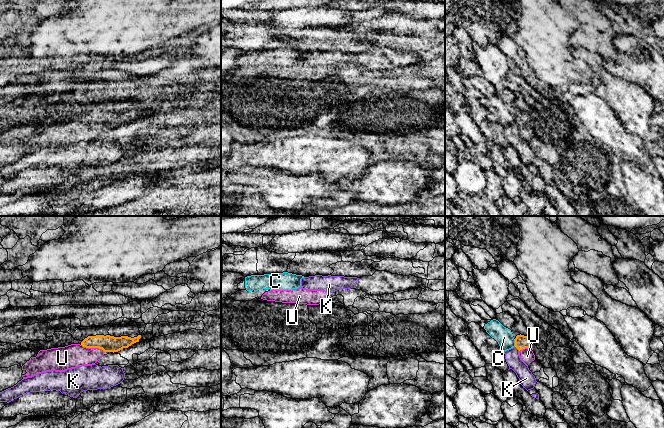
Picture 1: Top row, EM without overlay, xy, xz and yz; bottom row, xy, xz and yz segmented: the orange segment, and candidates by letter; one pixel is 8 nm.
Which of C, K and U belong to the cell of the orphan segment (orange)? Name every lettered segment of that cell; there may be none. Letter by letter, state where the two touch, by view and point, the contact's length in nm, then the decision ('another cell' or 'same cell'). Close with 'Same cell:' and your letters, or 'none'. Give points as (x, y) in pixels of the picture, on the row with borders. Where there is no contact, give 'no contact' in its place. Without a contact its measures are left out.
C: yz (515, 343) | 60 nm | another cell
K: yz (517, 348) | 50 nm | another cell
U: xy (93, 347) | 200 nm | same cell
Same cell: U

